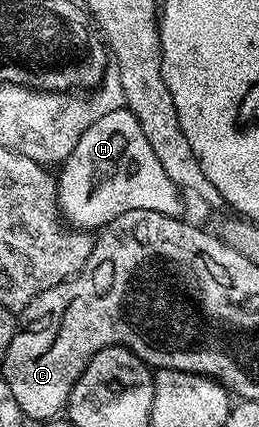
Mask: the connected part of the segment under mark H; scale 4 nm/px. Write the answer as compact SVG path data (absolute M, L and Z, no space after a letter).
M126 108L113 110L94 121L81 135L59 171L59 214L75 230L101 230L131 209L148 209L173 219L185 216L183 194L161 168L139 121Z

